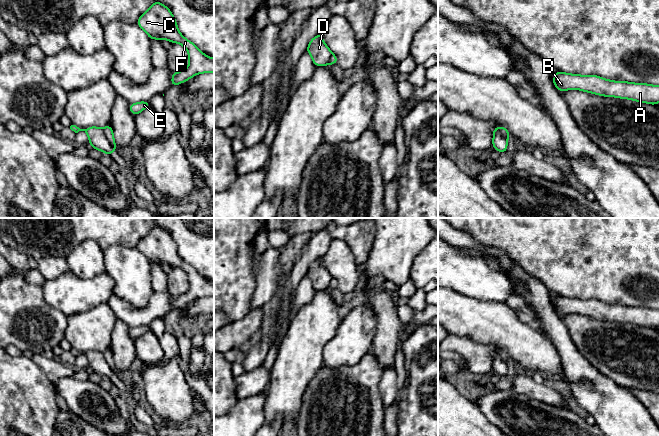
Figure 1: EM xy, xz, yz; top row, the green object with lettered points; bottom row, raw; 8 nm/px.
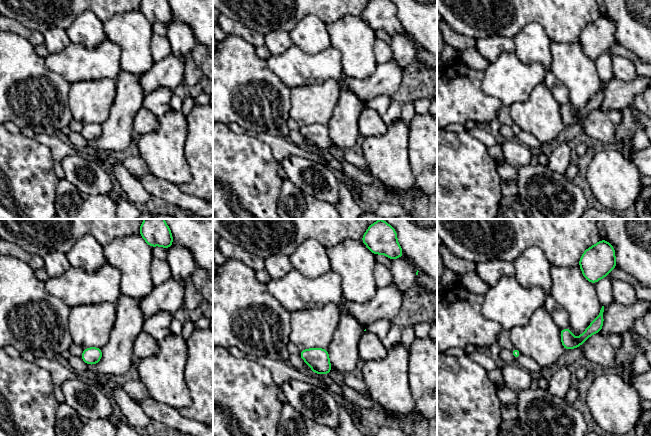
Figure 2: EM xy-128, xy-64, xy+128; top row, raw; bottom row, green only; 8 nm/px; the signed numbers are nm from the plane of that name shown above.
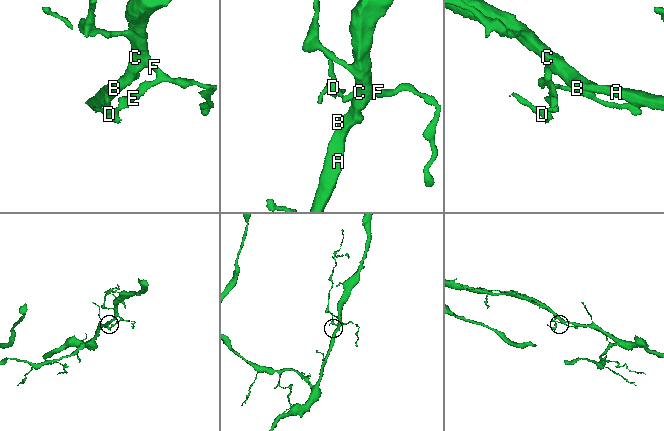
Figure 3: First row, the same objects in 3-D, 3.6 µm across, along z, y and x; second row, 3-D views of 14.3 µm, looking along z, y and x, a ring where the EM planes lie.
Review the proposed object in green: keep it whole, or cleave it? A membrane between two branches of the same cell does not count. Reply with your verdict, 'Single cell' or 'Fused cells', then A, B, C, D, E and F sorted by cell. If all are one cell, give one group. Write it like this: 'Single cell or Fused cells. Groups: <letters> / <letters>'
Fused cells. Groups: A B C E F / D

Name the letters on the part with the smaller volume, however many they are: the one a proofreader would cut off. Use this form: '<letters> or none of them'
D

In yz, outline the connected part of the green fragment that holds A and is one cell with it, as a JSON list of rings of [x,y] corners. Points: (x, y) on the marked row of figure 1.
[[[559,70],[556,71],[552,82],[561,93],[577,89],[605,97],[630,99],[652,105],[659,103],[659,85],[612,81],[597,75],[569,74]]]

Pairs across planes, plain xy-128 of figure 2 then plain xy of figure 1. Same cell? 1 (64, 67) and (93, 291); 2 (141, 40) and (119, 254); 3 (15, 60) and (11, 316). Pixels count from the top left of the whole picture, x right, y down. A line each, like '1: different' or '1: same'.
1: same
2: same
3: same

